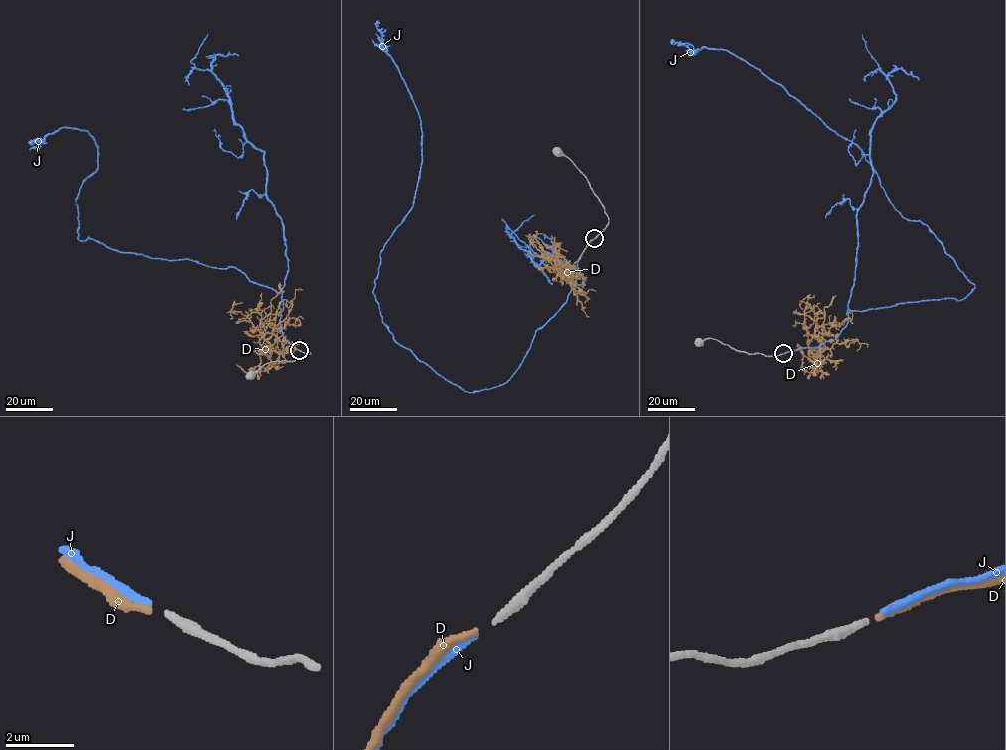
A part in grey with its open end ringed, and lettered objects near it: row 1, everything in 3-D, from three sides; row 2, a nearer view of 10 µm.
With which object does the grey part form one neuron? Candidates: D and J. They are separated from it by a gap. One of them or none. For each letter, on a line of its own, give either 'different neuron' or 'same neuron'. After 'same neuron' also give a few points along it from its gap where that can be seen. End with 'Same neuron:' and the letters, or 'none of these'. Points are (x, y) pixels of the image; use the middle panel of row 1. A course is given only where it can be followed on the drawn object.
D: different neuron
J: same neuron | via (593, 239), (574, 289), (506, 382), (466, 392), (397, 344), (374, 281), (412, 206), (422, 135), (377, 21)
Same neuron: J

